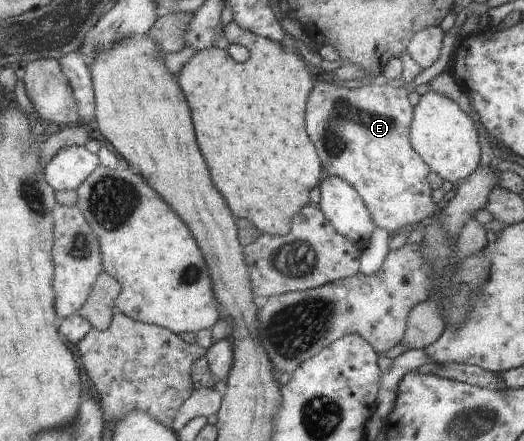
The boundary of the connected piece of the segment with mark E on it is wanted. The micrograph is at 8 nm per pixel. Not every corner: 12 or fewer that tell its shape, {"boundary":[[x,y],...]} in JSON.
{"boundary":[[317,80],[325,174],[391,237],[438,210],[406,88]]}

